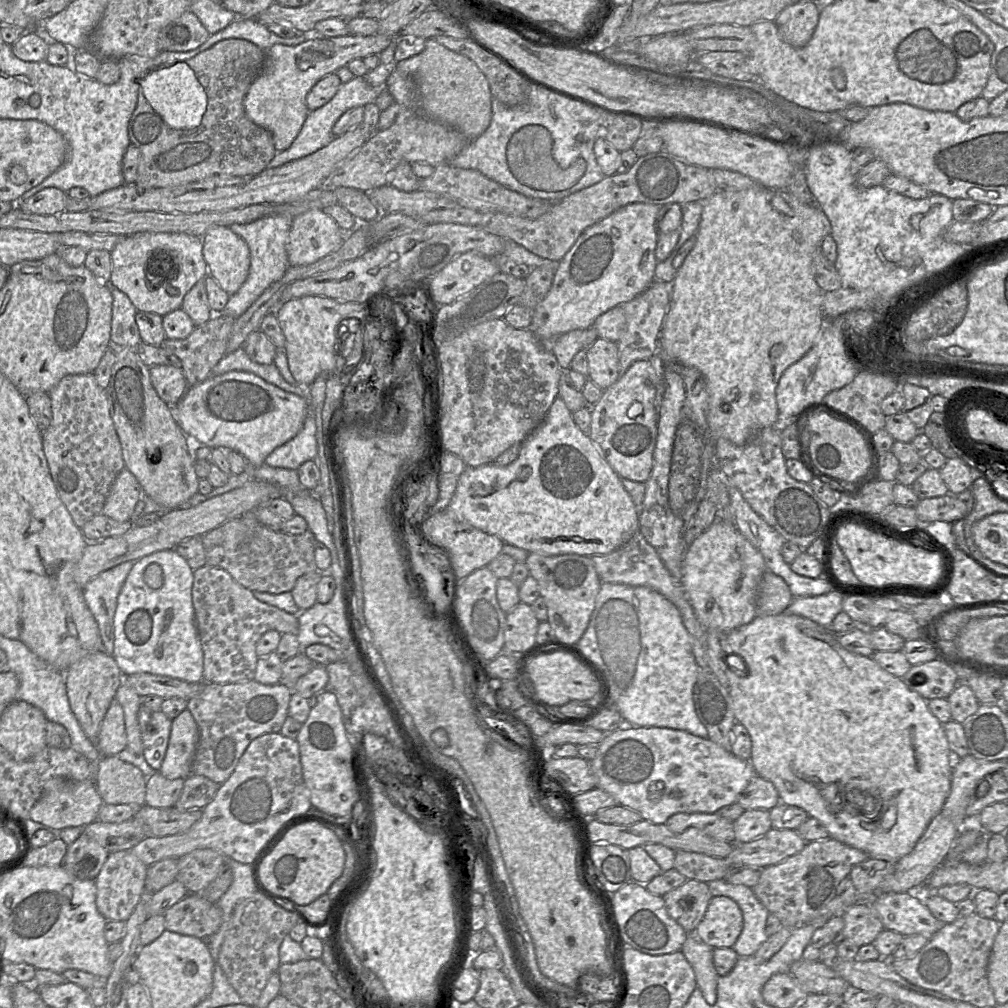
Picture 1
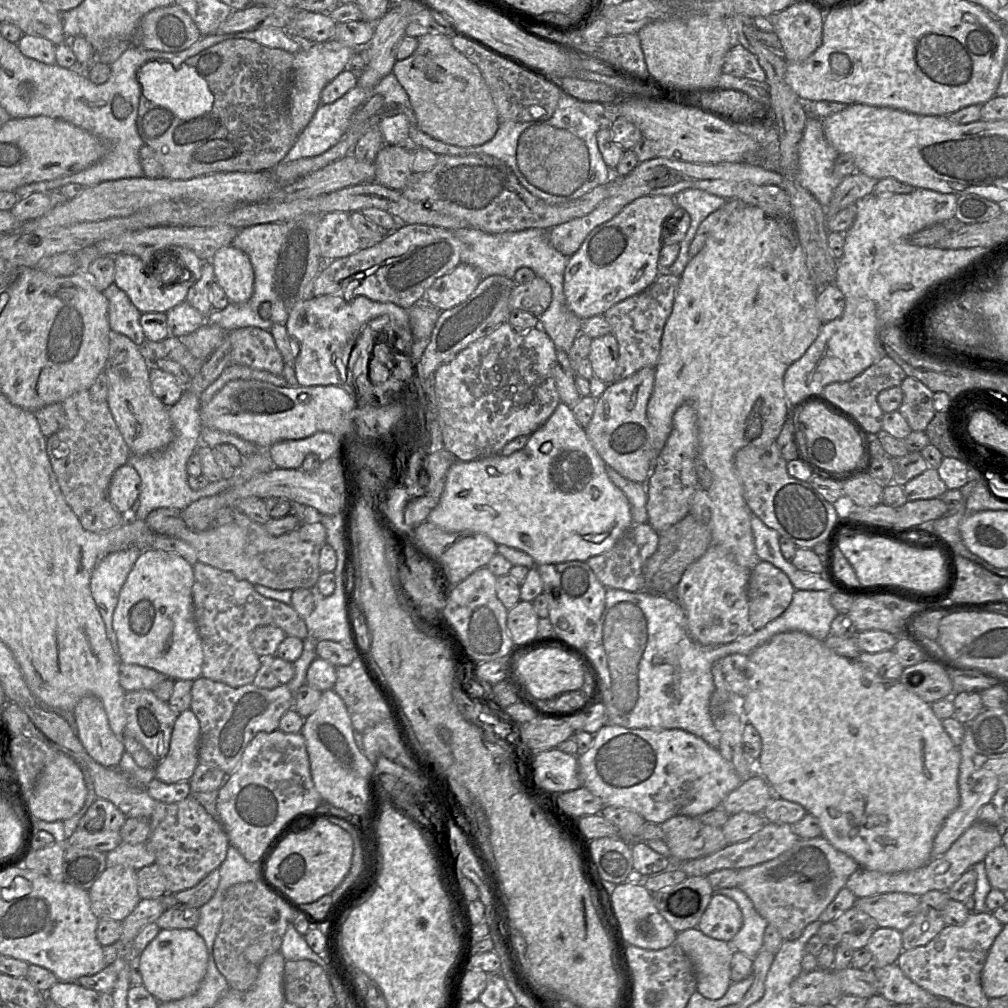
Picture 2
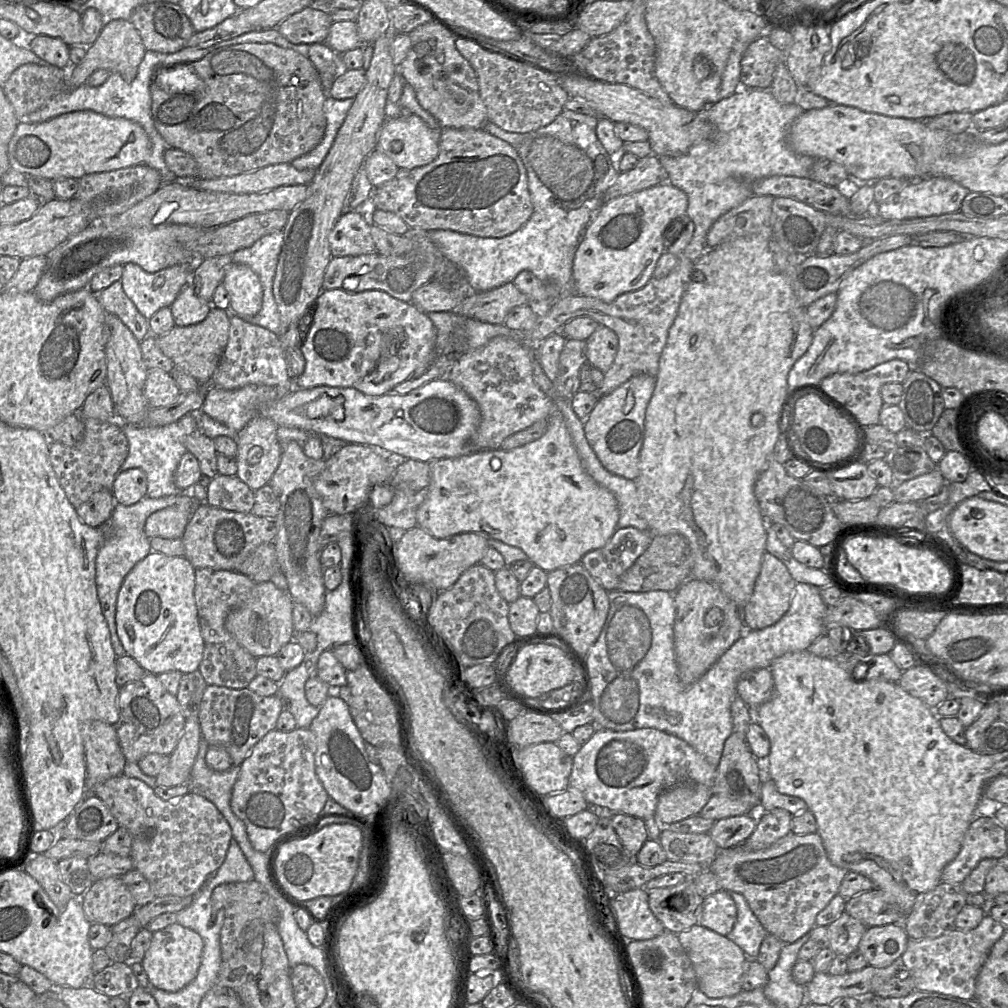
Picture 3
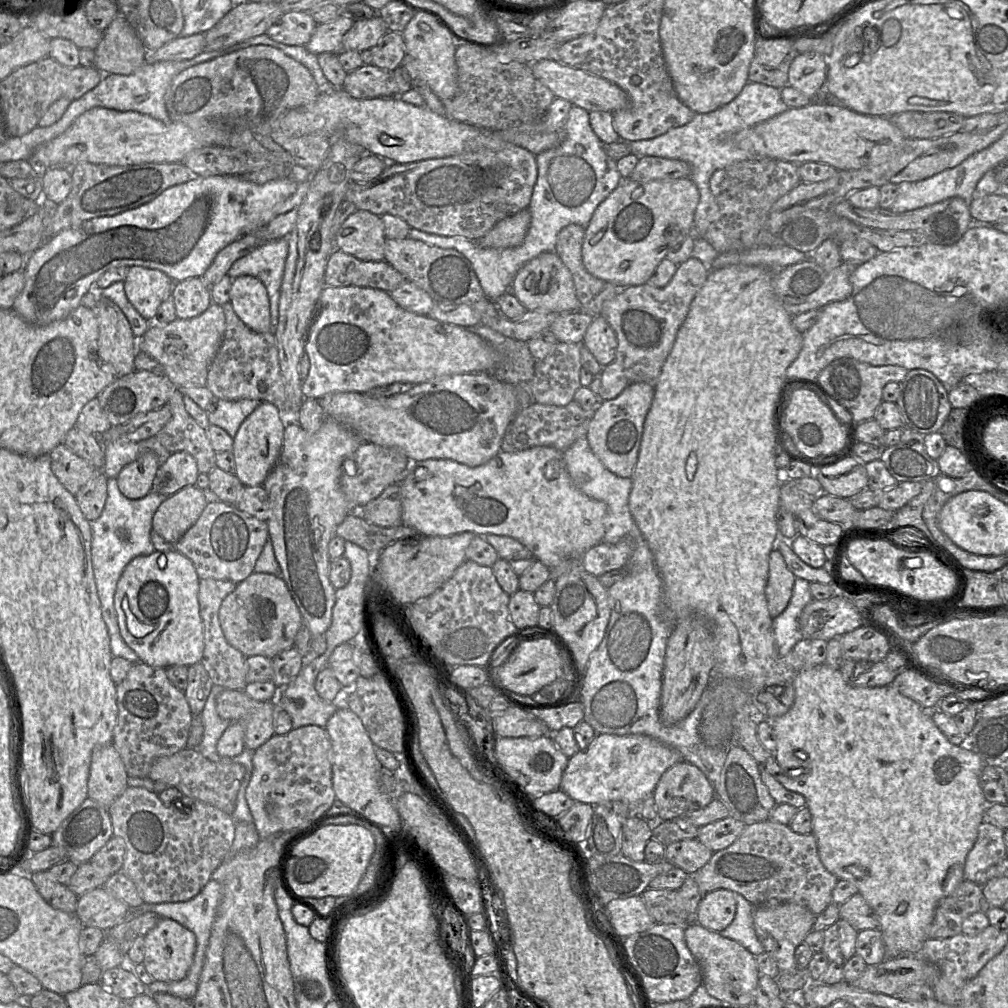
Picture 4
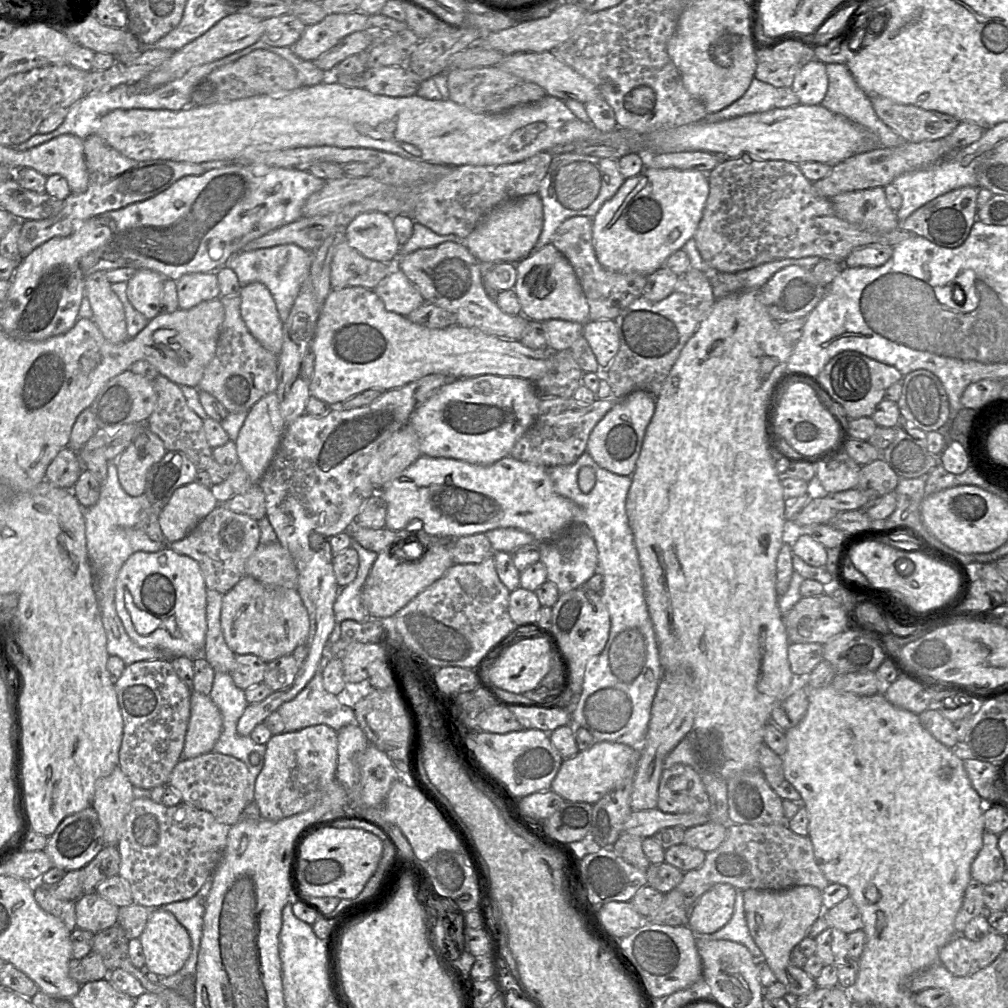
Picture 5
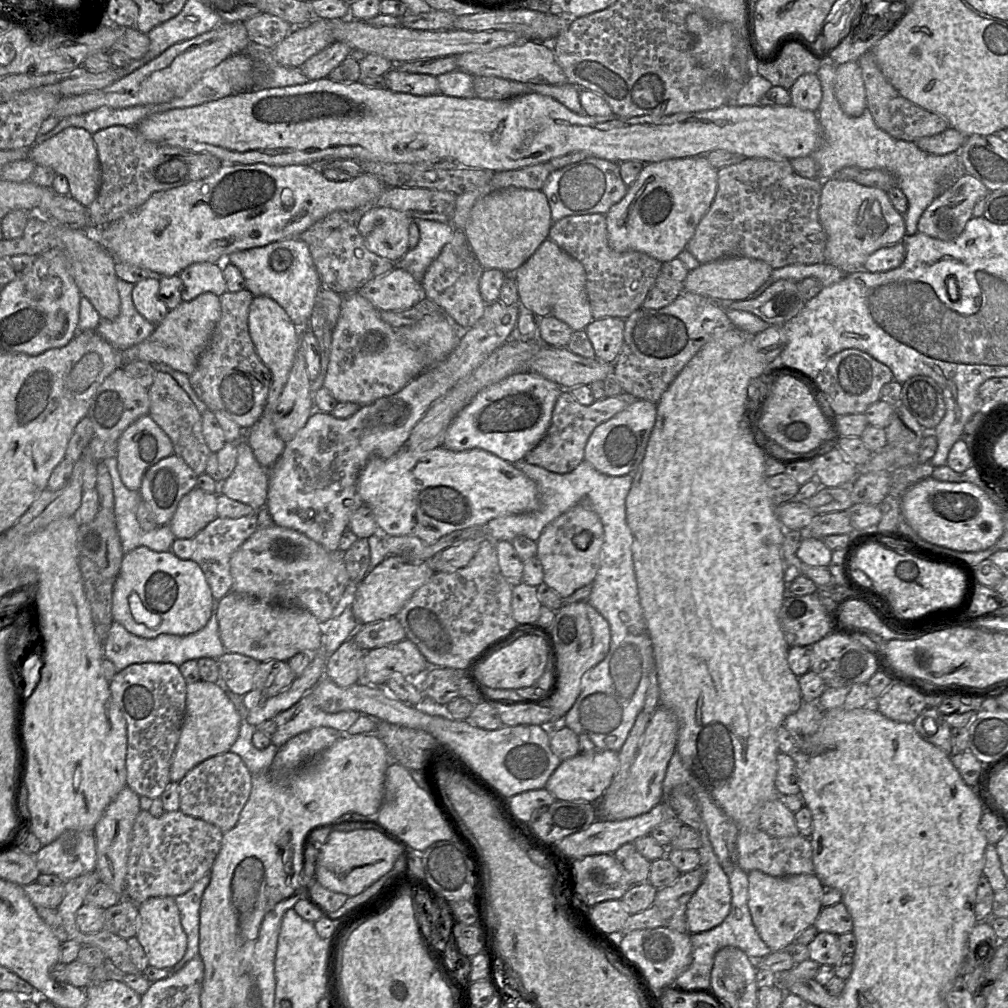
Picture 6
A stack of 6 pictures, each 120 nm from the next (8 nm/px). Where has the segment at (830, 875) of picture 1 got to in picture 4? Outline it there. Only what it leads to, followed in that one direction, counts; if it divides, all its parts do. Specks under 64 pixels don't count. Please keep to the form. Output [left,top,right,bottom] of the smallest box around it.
[689,821,838,916]

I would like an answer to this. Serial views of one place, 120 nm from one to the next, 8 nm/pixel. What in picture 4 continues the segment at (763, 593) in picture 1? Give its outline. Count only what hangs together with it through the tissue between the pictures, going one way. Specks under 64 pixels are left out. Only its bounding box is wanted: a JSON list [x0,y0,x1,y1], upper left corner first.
[765,549,795,619]

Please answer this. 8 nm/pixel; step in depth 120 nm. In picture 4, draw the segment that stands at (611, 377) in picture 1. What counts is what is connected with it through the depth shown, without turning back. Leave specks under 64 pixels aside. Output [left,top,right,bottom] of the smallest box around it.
[582,316,617,367]

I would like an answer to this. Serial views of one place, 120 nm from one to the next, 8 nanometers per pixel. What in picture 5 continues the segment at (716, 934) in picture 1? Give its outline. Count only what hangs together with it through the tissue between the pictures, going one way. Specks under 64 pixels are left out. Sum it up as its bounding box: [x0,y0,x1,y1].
[688,884,736,936]

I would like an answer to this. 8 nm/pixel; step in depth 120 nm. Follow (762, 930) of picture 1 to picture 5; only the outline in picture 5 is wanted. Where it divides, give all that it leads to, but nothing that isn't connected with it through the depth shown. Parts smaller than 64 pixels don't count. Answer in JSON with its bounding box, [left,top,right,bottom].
[701,890,762,960]

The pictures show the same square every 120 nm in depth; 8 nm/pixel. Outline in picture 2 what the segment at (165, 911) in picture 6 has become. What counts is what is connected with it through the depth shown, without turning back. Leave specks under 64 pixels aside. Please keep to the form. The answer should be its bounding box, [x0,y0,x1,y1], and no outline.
[138,929,208,1002]

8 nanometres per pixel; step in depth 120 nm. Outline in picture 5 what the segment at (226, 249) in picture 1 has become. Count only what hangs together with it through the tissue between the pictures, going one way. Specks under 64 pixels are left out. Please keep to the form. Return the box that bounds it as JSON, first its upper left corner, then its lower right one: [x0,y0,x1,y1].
[240,282,283,355]

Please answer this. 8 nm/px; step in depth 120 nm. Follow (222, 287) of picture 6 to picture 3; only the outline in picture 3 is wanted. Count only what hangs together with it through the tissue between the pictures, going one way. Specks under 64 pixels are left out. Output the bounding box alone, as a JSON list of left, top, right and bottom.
[170,283,211,327]

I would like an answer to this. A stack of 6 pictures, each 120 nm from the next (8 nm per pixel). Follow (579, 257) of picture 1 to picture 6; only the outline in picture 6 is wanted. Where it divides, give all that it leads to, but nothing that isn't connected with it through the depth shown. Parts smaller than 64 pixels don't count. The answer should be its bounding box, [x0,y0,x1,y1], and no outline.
[606,155,718,263]

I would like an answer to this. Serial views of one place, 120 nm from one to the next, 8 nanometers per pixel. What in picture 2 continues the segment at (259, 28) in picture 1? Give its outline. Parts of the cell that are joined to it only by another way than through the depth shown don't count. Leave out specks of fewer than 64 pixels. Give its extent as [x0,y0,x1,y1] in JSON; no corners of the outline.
[213,27,300,54]

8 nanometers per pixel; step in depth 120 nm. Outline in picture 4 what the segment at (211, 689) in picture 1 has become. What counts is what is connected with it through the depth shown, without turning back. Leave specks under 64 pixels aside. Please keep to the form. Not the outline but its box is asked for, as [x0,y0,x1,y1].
[216,689,276,750]

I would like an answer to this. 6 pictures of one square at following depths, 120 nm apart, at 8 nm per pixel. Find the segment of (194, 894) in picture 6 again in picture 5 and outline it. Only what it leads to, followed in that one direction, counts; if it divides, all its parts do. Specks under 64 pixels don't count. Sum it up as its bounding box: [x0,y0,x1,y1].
[159,875,212,989]

